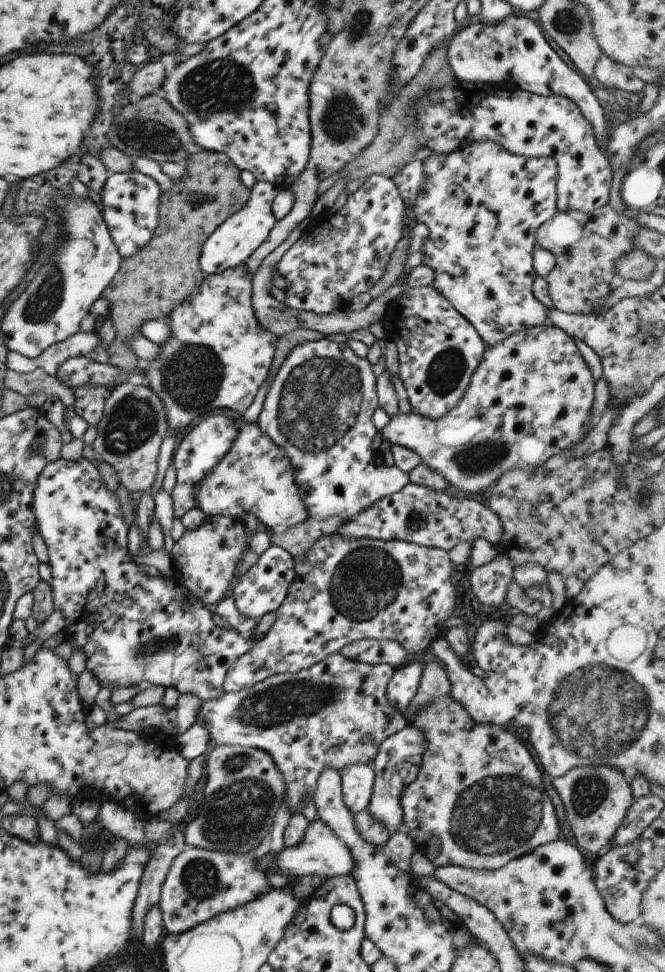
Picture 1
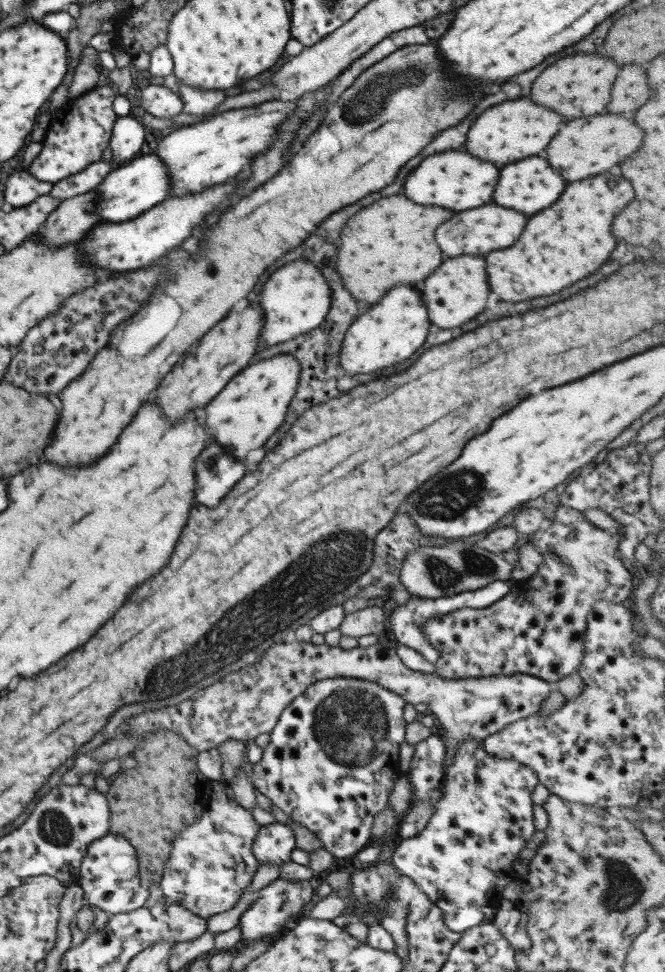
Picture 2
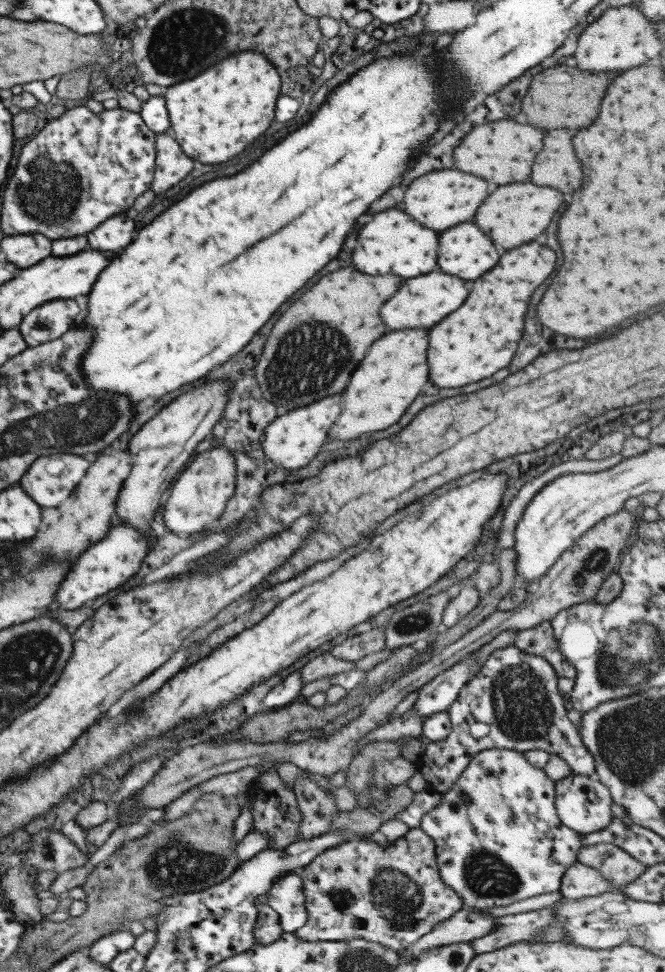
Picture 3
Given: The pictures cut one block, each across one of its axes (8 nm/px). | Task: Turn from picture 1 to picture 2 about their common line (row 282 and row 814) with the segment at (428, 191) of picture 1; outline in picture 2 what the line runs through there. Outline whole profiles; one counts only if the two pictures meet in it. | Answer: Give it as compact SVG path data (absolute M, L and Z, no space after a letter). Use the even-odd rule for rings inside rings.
M469 739L468 741L460 742L454 750L452 761L446 766L443 776L443 787L441 800L445 800L447 804L437 804L433 808L433 812L427 822L427 825L420 833L409 837L399 838L396 842L395 849L390 854L388 861L392 863L394 868L401 874L409 877L418 887L419 890L425 894L441 912L444 925L453 932L461 933L464 930L471 929L472 926L481 925L484 920L488 920L491 914L494 914L494 910L501 899L501 890L509 884L512 877L515 876L515 872L512 869L512 864L519 854L519 851L524 847L525 841L535 831L532 818L532 800L531 791L533 787L539 783L535 773L525 765L517 762L513 759L500 759L488 755L483 748L482 741L475 739Z

